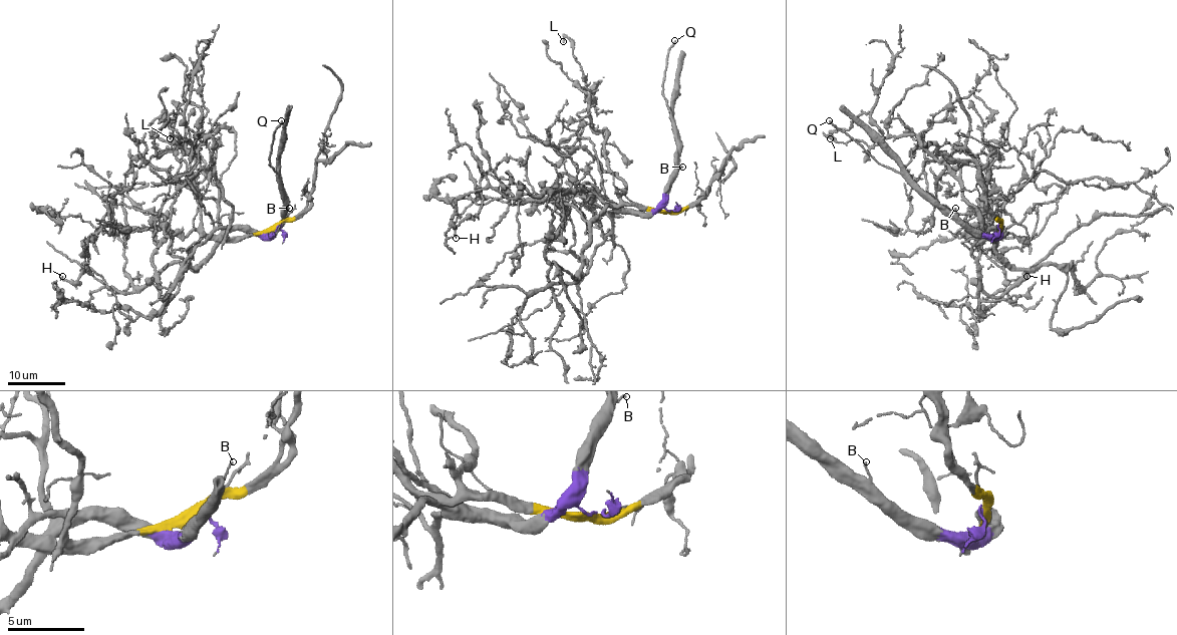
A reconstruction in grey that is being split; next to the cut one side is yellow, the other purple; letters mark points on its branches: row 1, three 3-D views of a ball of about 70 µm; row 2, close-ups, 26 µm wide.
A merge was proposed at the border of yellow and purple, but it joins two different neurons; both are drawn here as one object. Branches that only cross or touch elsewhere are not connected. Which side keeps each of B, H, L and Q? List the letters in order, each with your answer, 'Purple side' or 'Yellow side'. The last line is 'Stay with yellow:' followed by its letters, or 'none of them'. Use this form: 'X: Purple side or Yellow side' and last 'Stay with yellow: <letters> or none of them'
B: Purple side
H: Yellow side
L: Yellow side
Q: Purple side
Stay with yellow: H, L

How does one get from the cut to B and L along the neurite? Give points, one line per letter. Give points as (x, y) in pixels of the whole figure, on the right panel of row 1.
B: (999, 228), (995, 235), (976, 235), (958, 216), (955, 208)
L: (999, 228), (992, 238), (982, 229), (962, 183), (918, 135), (883, 137), (868, 145), (826, 135), (830, 138)

